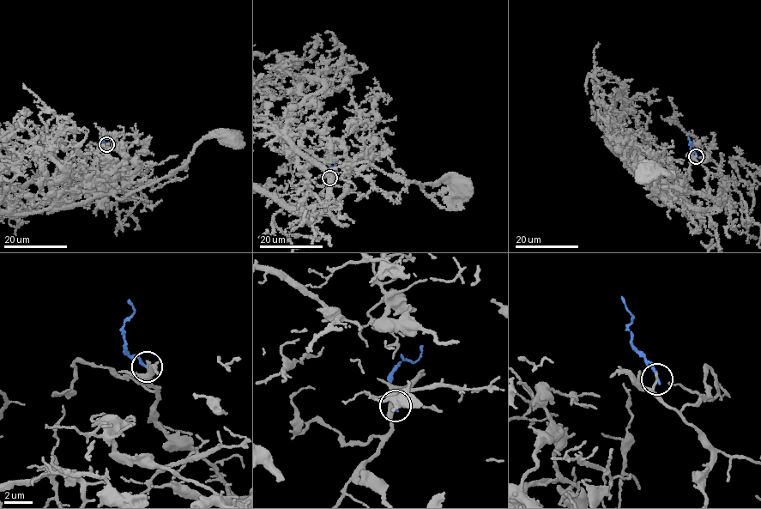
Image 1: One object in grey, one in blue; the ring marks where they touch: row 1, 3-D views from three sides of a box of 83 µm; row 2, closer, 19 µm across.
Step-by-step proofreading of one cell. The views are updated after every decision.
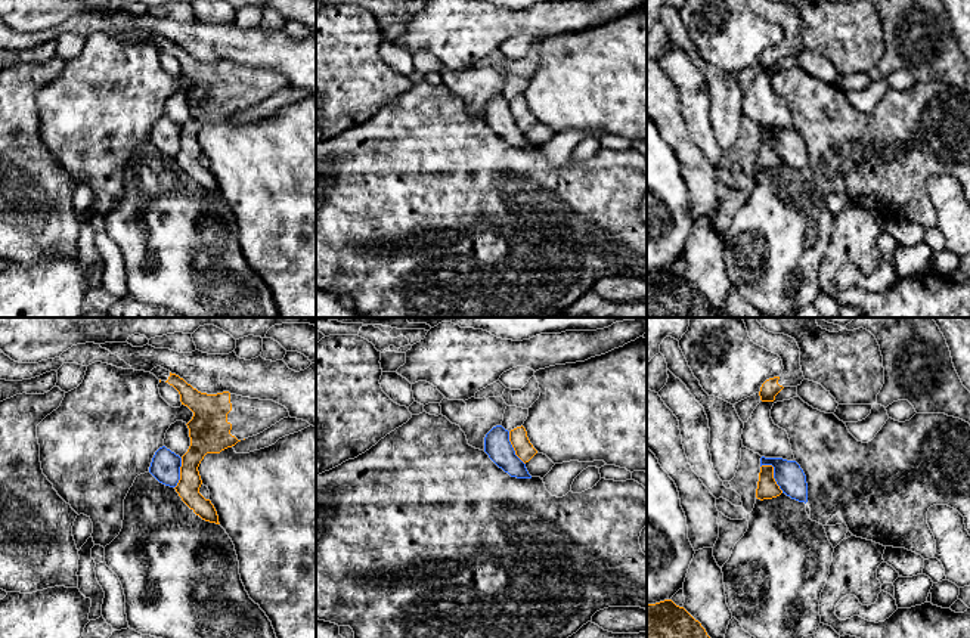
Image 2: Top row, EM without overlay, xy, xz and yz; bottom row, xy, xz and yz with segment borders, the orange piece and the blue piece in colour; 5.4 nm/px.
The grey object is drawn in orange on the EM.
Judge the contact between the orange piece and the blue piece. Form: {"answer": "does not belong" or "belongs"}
{"answer": "does not belong"}

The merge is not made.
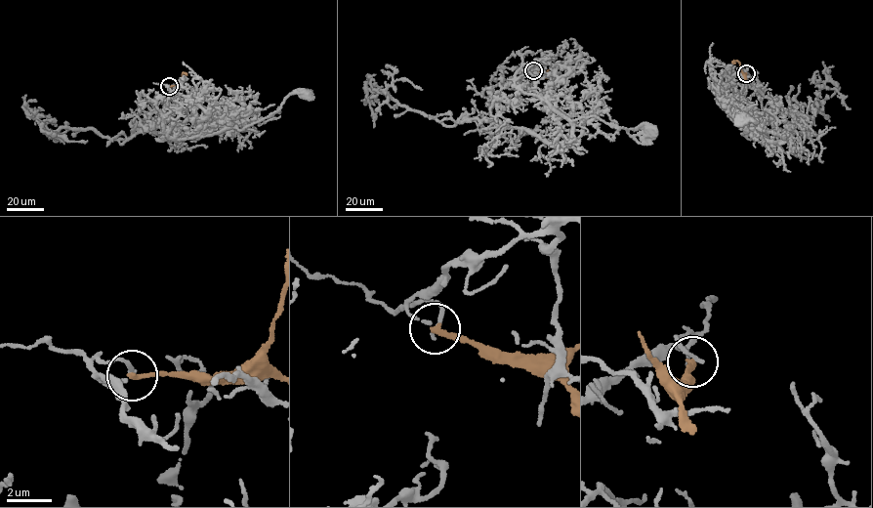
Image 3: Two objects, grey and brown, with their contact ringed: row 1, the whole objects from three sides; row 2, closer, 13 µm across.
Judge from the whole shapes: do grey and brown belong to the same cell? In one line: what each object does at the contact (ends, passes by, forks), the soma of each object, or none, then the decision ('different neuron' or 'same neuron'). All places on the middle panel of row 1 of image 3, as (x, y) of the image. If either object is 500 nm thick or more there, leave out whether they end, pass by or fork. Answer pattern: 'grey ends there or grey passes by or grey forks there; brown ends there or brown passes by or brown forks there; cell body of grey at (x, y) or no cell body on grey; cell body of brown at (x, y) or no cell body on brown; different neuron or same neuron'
grey ends there; brown ends there; cell body of grey at (650, 130); no cell body on brown; different neuron

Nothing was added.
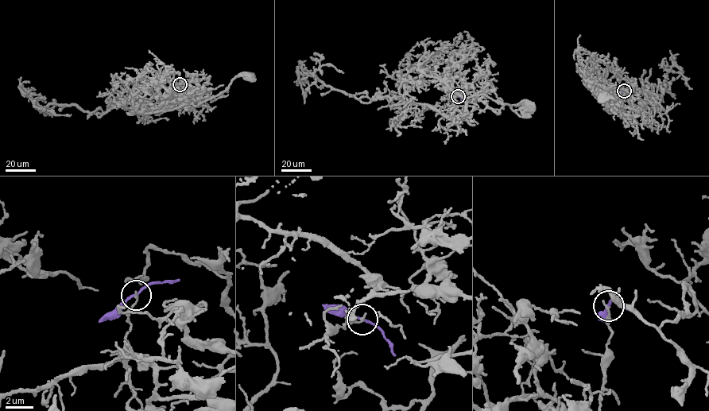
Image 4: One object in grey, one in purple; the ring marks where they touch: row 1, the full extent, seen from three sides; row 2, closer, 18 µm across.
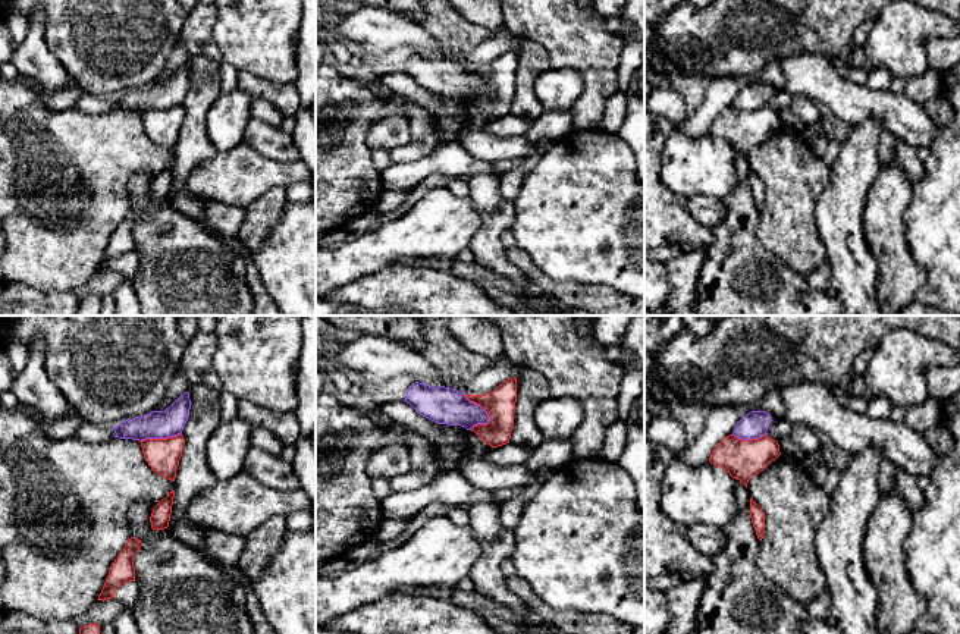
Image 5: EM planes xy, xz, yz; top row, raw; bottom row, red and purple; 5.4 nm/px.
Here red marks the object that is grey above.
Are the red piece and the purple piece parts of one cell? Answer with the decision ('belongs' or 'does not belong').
does not belong

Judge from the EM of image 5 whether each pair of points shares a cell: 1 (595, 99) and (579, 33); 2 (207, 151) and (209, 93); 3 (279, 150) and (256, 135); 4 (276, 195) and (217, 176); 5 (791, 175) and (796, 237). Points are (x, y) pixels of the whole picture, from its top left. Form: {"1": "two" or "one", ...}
{"1": "one", "2": "one", "3": "one", "4": "two", "5": "one"}

